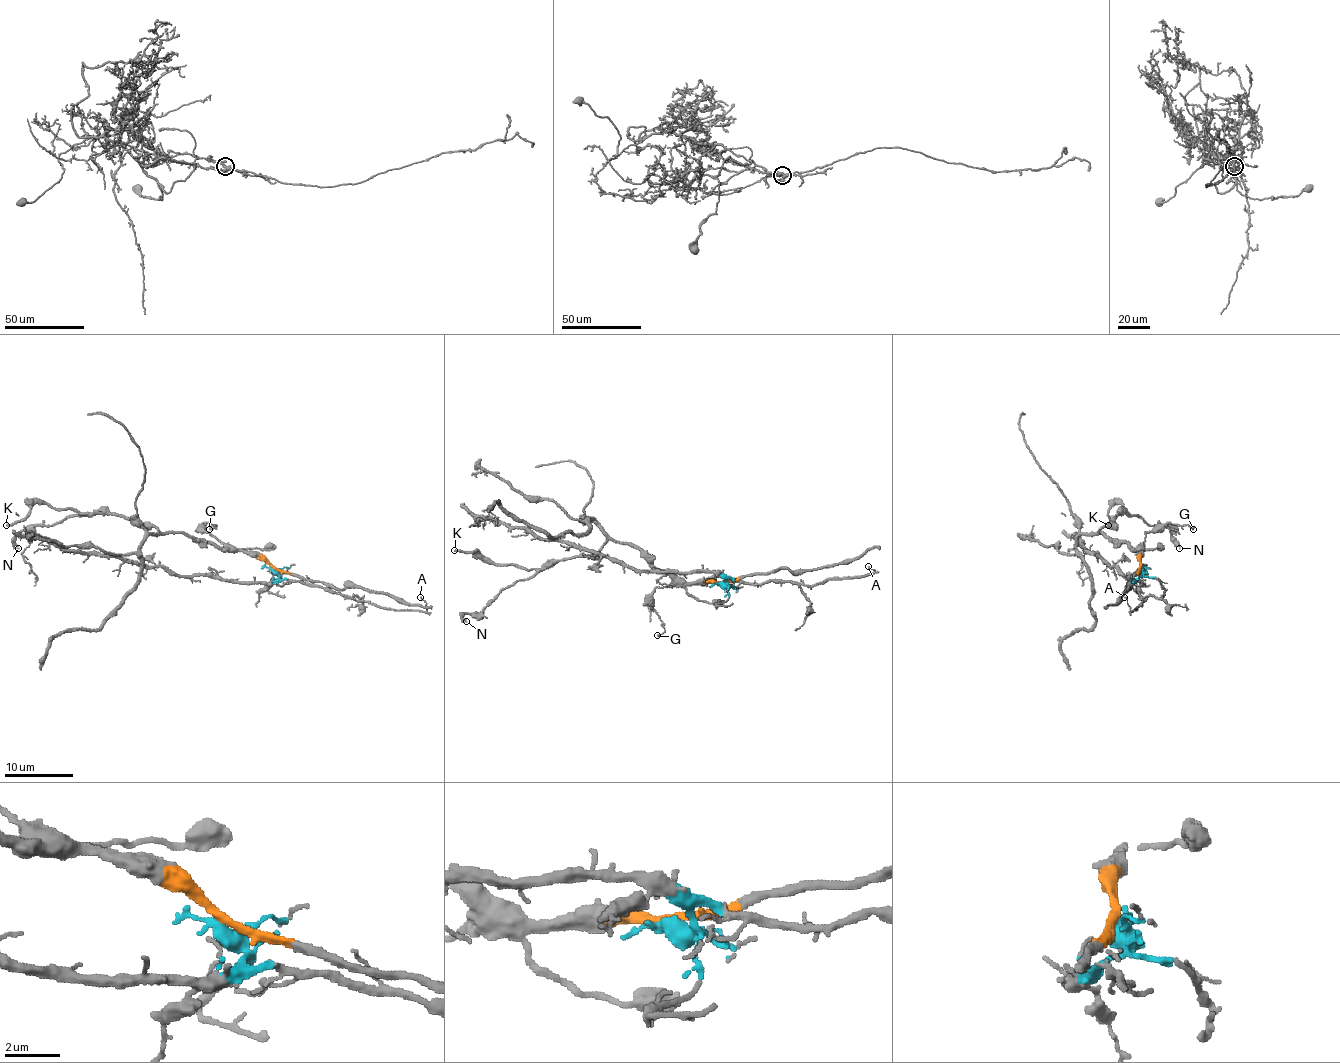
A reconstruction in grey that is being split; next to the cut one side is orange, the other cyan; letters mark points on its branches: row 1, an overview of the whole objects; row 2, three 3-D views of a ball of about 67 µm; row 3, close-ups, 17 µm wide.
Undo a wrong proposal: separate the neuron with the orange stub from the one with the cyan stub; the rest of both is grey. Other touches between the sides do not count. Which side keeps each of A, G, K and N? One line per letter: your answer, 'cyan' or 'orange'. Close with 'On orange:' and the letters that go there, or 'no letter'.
A: cyan
G: orange
K: orange
N: orange
On orange: G, K, N

